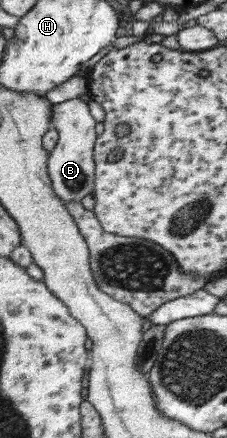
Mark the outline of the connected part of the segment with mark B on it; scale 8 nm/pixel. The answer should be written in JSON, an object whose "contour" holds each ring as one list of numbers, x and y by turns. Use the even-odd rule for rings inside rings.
{"contour":[[73,98,51,105,51,127,57,130,57,141,48,152,47,175,55,195,64,203,81,201,85,195,91,195,95,179,92,147,97,135,94,126,96,121,91,117,87,103]]}

